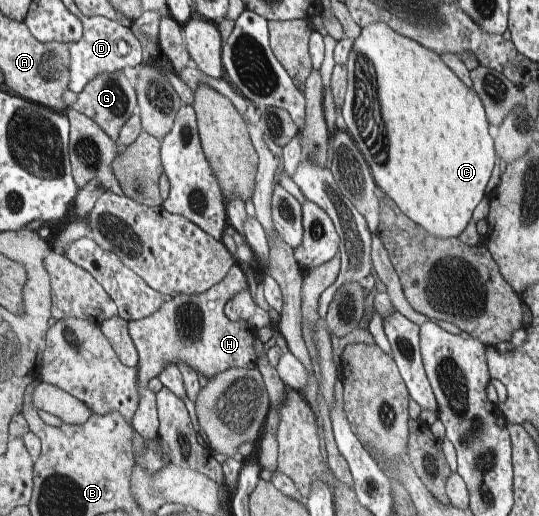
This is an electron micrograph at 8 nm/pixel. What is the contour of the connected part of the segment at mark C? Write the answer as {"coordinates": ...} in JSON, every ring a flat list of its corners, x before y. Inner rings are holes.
{"coordinates":[[385,21,363,27,353,42,345,64,348,87,342,106,347,133,367,161,376,185,411,220,434,237,458,237,483,200,497,160,479,96,451,72,439,53,398,34]]}

